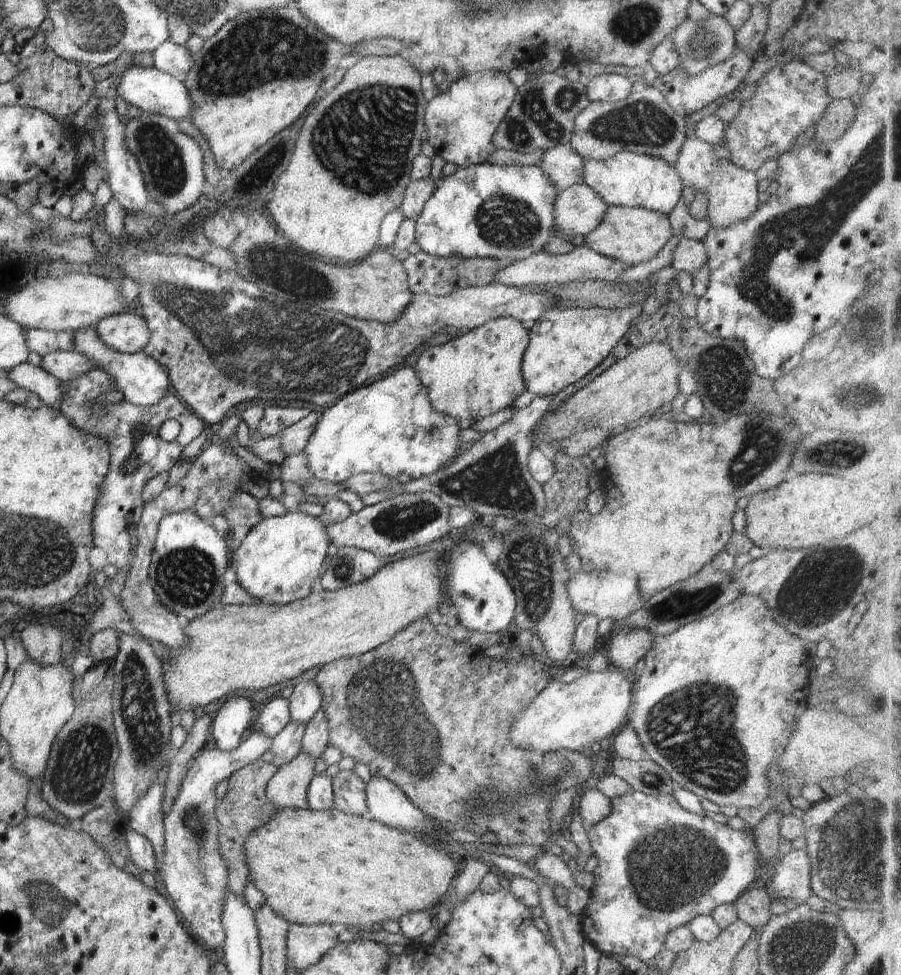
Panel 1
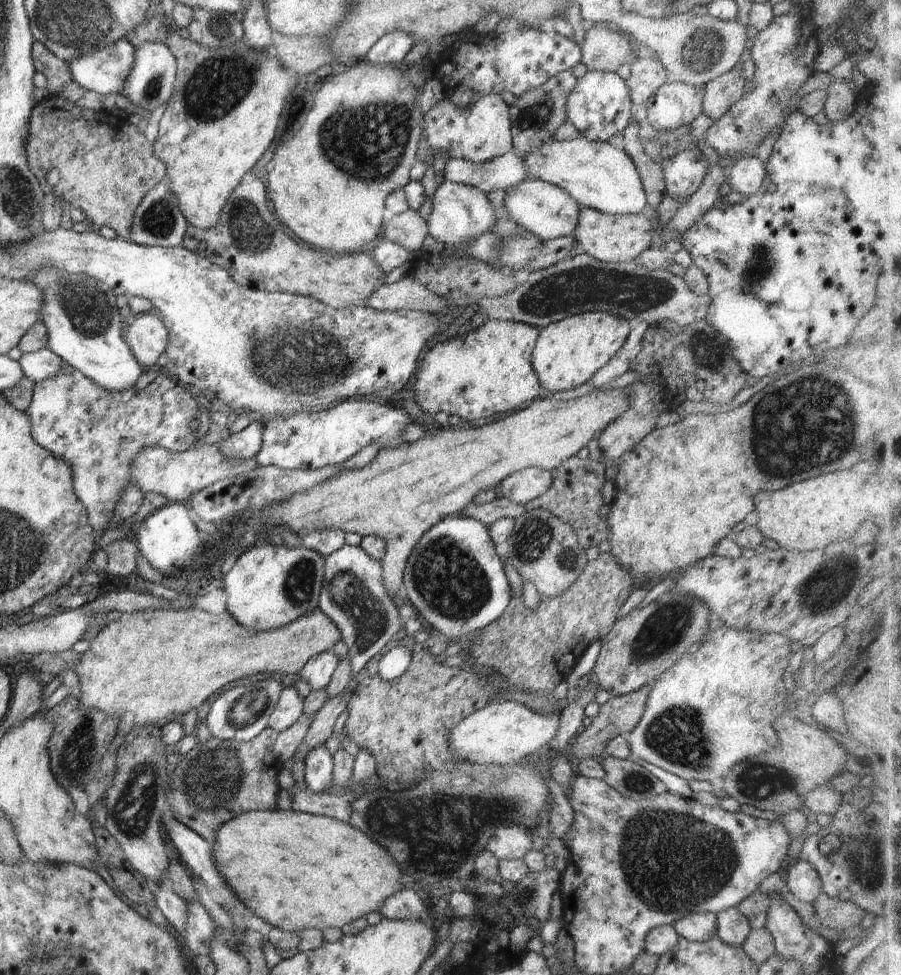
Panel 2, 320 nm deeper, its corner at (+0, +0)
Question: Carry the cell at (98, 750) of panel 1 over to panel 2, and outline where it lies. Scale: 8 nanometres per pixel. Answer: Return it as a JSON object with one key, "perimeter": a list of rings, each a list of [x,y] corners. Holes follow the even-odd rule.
{"perimeter":[[[67,695],[63,701],[43,713],[54,725],[47,744],[50,770],[53,770],[54,778],[66,792],[68,788],[82,788],[85,792],[85,786],[89,785],[100,770],[100,761],[112,744],[120,717],[103,713],[98,709],[82,709],[79,699],[72,695]]]}

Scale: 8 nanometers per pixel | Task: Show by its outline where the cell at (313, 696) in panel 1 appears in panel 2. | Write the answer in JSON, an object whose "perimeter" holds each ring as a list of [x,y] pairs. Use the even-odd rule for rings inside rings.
{"perimeter":[[[333,649],[319,652],[308,659],[301,670],[301,677],[310,684],[312,691],[320,690],[330,682],[340,661]]]}

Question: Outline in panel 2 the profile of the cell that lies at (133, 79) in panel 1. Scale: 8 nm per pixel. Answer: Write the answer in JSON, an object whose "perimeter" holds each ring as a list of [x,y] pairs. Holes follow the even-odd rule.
{"perimeter":[[[125,38],[67,62],[73,80],[101,95],[122,92],[133,66],[135,46]]]}

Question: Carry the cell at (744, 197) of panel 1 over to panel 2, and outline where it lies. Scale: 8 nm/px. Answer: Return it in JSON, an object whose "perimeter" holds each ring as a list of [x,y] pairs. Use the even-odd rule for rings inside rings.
{"perimeter":[[[744,156],[727,167],[725,171],[727,172],[726,182],[730,184],[732,191],[740,192],[746,198],[750,198],[758,194],[758,188],[766,178],[767,167],[758,156]]]}

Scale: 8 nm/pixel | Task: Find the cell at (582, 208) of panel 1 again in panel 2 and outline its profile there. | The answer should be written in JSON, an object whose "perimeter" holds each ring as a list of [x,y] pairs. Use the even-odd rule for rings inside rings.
{"perimeter":[[[530,177],[506,190],[503,208],[520,228],[534,233],[540,240],[549,241],[572,236],[580,206],[565,190]]]}

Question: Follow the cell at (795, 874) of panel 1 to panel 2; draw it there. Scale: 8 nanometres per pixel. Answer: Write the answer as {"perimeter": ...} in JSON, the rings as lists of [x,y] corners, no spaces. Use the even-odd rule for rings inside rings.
{"perimeter":[[[800,859],[790,861],[782,873],[787,887],[798,900],[813,904],[818,895],[822,893],[819,874],[808,861]]]}

